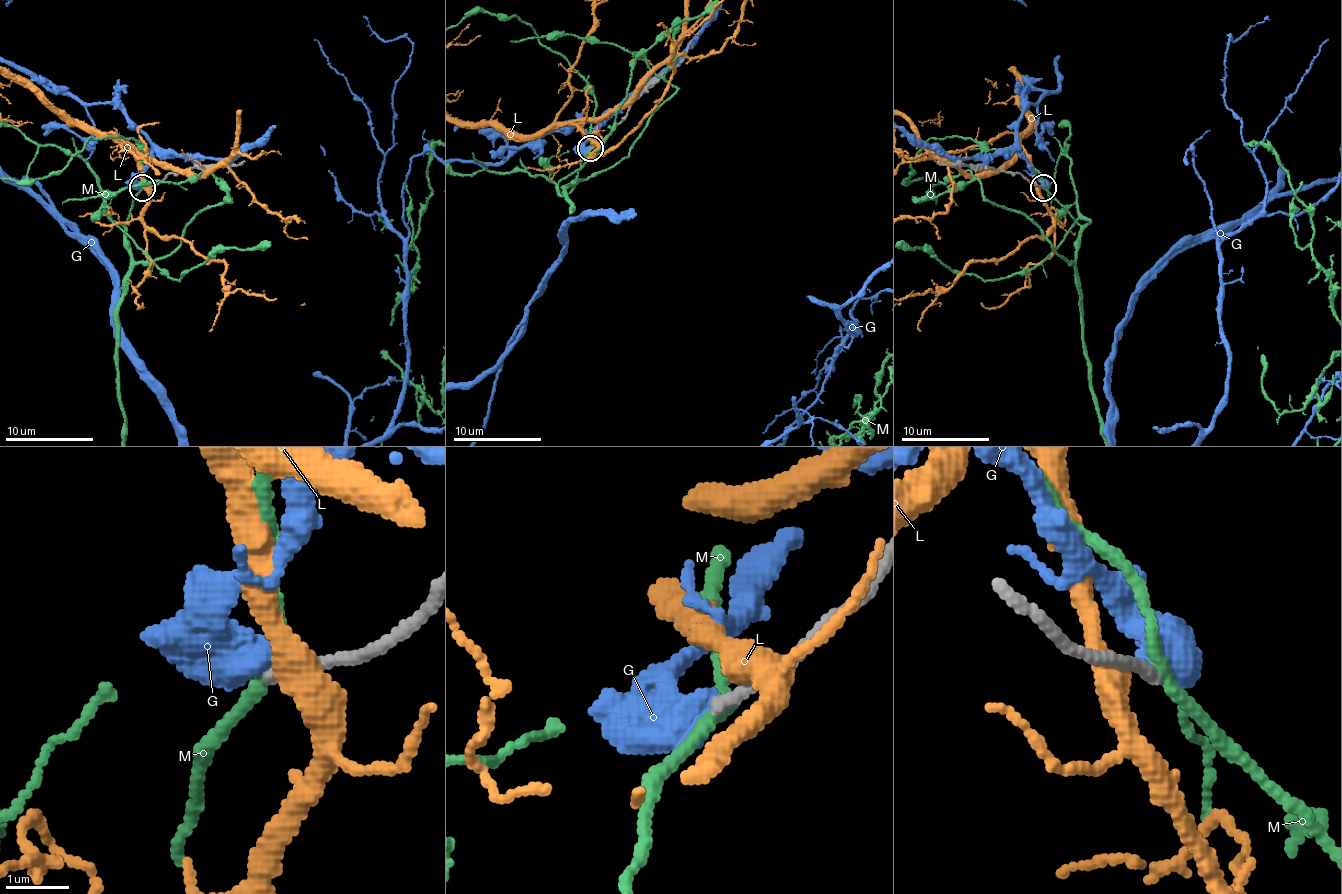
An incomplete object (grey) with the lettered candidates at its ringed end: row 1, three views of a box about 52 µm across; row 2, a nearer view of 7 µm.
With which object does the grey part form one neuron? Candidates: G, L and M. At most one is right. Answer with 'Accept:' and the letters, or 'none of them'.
Accept: none of them

